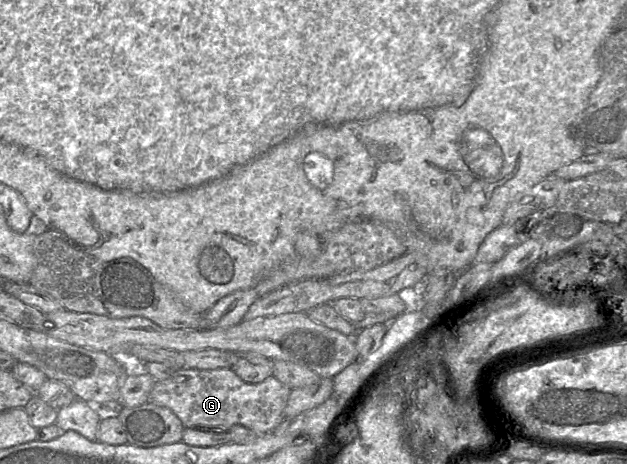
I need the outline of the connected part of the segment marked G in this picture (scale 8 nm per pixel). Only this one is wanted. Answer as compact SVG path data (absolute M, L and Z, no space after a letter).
M186 368L174 371L165 380L157 381L149 394L148 402L172 410L185 428L229 429L240 424L257 434L266 434L285 419L284 409L290 392L273 375L259 383L247 383L229 368Z

